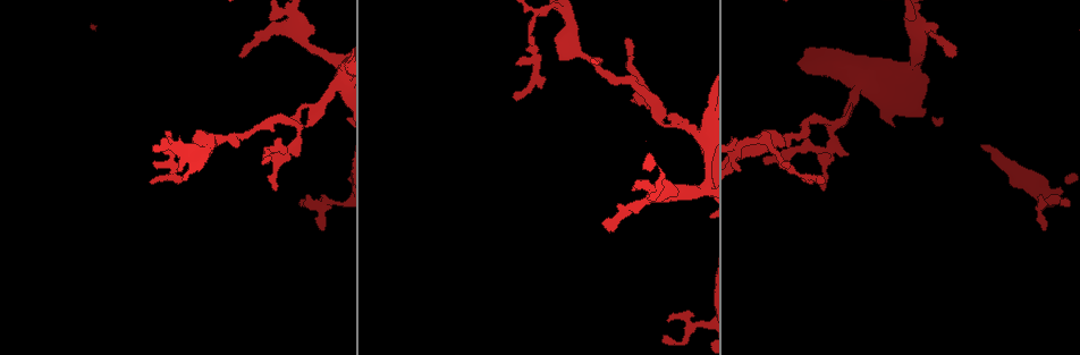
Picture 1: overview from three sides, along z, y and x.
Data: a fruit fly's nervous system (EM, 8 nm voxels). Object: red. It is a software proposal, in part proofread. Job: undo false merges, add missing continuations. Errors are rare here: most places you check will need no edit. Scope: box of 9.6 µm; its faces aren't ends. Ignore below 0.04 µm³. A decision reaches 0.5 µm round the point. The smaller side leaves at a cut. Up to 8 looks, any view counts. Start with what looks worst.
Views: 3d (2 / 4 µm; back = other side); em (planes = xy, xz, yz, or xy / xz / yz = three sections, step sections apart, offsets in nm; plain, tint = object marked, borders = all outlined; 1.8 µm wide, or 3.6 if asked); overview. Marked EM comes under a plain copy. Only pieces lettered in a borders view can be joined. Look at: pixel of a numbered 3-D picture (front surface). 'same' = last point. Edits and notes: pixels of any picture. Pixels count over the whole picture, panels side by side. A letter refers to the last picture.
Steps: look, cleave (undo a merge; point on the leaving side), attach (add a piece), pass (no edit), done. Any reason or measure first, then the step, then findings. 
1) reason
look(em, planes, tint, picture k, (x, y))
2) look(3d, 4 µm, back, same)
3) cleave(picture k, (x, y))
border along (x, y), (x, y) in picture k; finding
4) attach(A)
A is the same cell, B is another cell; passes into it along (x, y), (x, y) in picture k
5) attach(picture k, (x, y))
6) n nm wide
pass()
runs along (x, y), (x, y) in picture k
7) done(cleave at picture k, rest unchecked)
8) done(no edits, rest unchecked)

look(em, xz, step 16, tint, picture 1, (296, 125))

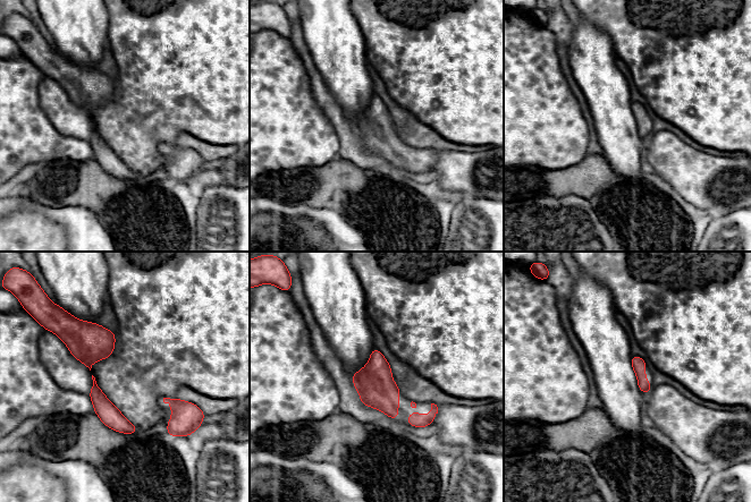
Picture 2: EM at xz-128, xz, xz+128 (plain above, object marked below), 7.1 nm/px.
look(em, planes, borders, same)

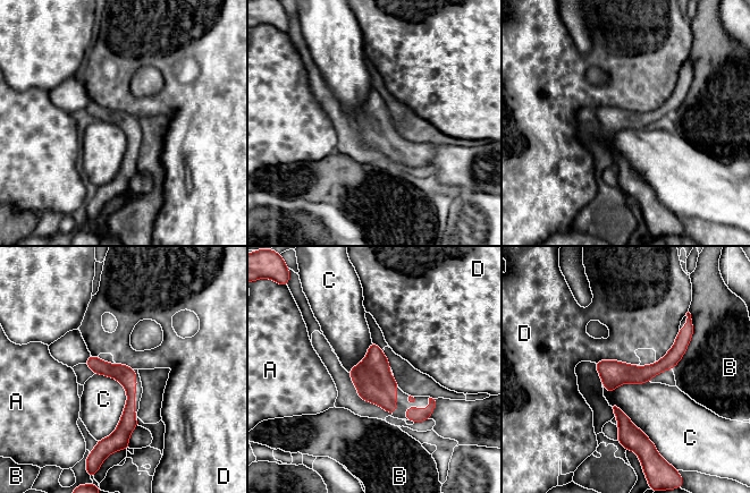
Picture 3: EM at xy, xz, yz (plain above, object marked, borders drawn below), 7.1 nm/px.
pass()
A, B, C and D are other cells; runs along (687, 338), (658, 367), (606, 384) in picture 3; all the same cell

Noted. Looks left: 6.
free end
look(em, xz, step 16, tint, picture 1, (607, 227))

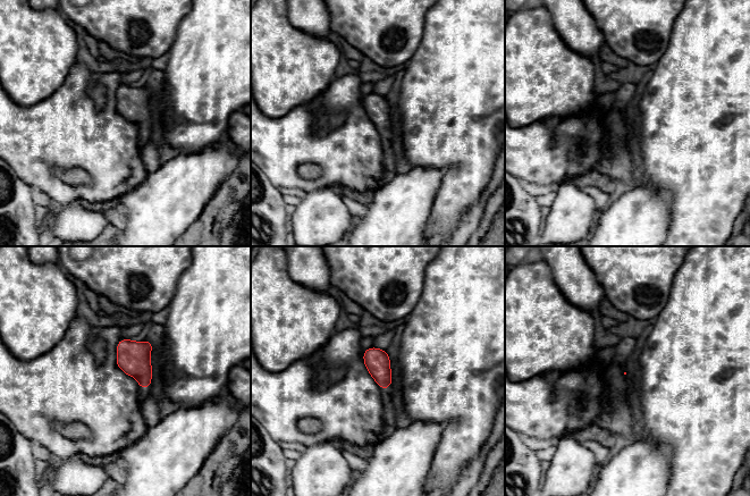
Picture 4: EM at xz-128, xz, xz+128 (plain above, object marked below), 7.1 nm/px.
look(em, planes, borders, same)

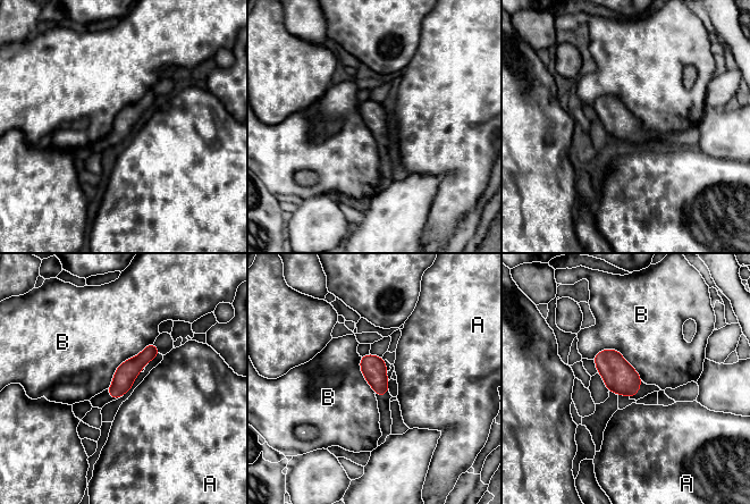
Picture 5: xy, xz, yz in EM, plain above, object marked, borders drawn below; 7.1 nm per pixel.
pass()
A and B are other cells; border along (153, 342), (125, 360), (107, 388) in picture 5; none of them fits

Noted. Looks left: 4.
sudden change in width
look(3d, 2 µm, back, picture 1, (537, 12))

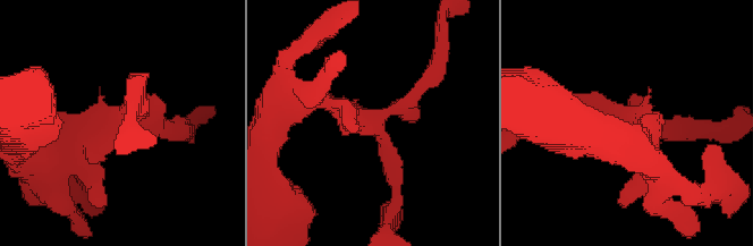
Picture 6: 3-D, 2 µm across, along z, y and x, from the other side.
need the tissue
look(em, planes, borders, picture 6, (376, 120))

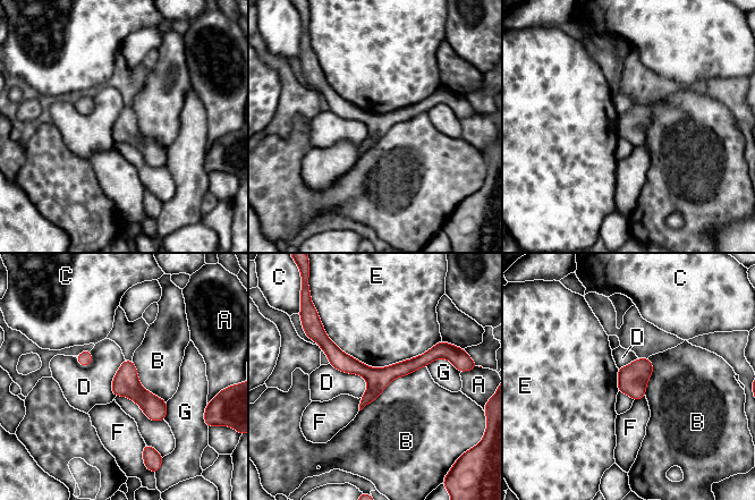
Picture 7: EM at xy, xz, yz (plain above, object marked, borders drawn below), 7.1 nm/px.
pass()
A, B, C, D, E, F and G are other cells; runs along (323, 337), (368, 373), (438, 355) in picture 7; continuous, no second cell

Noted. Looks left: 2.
free end
look(em, xy, step 4, borders, picture 1, (626, 37))

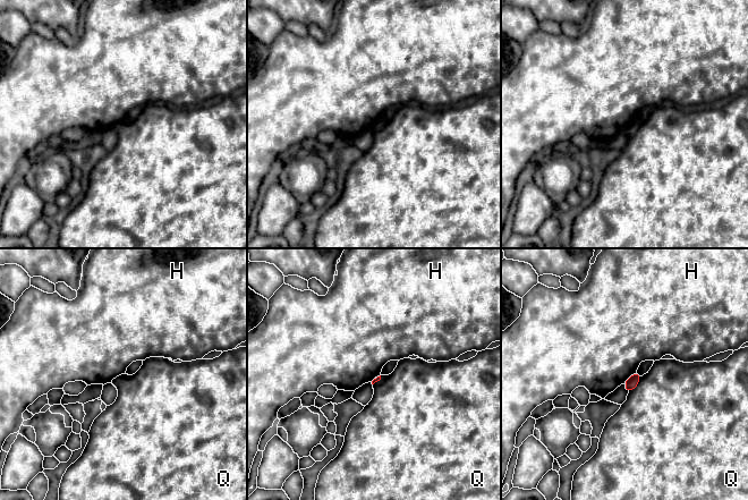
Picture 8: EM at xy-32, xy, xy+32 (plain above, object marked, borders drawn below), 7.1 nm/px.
pass()
H and Q are other cells; border along (636, 371), (622, 383) in picture 8; no lettered piece goes on from it

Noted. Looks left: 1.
done(no edits, rest unchecked)

